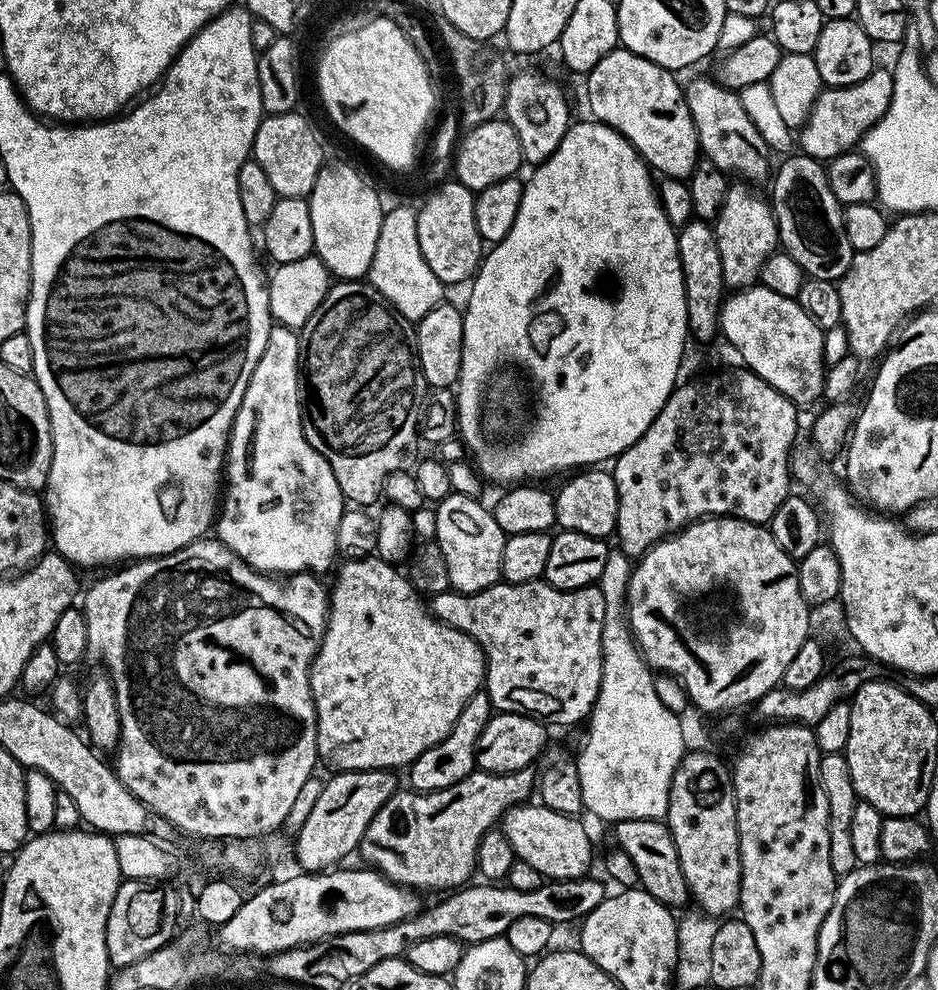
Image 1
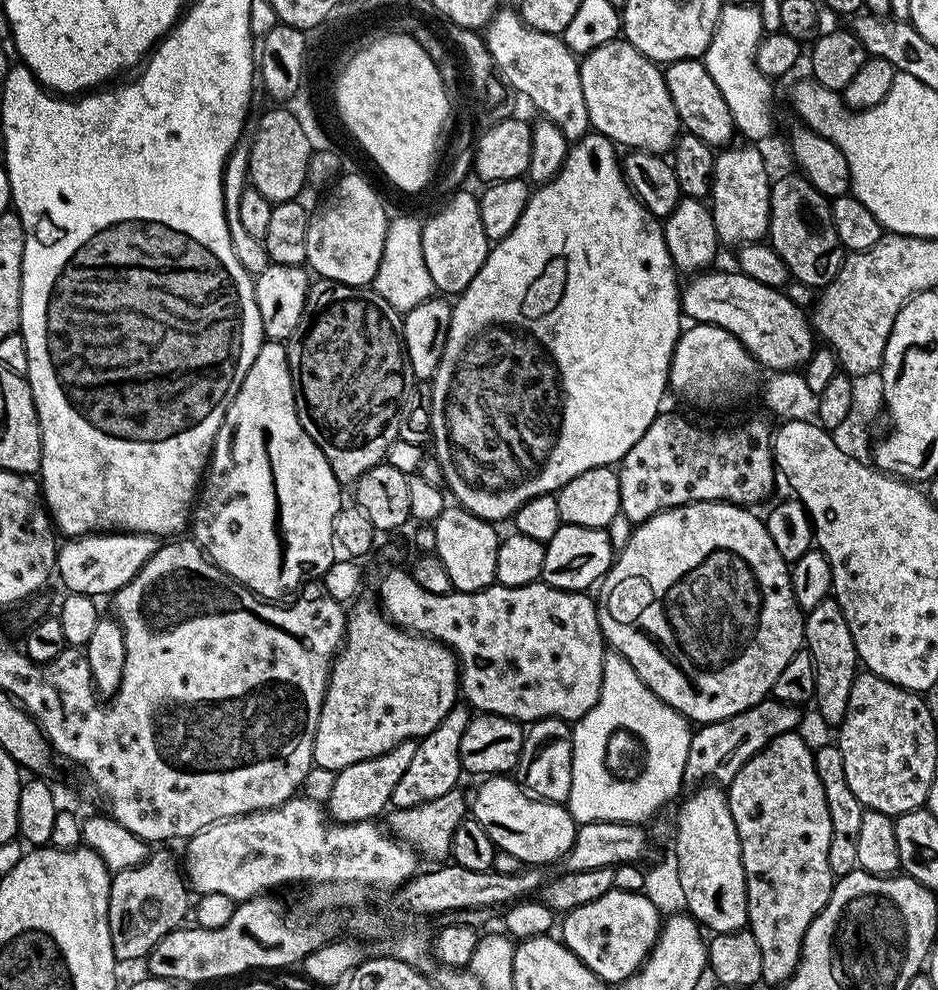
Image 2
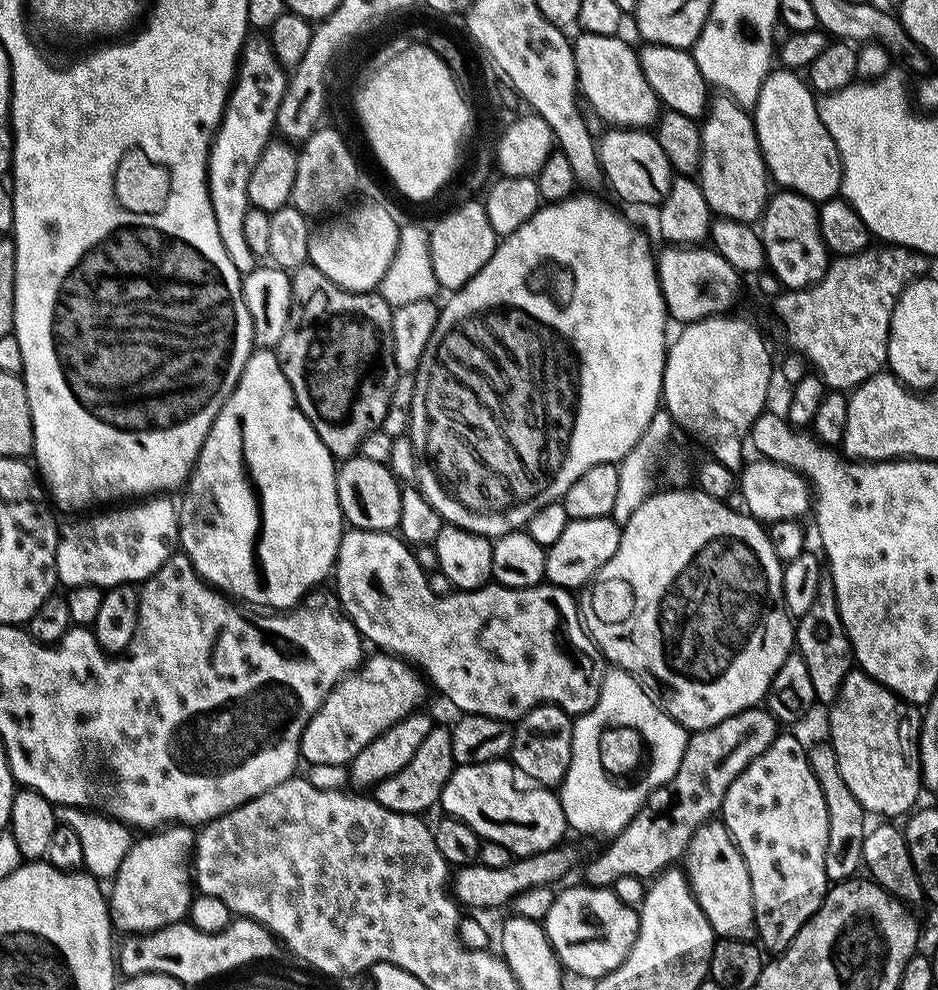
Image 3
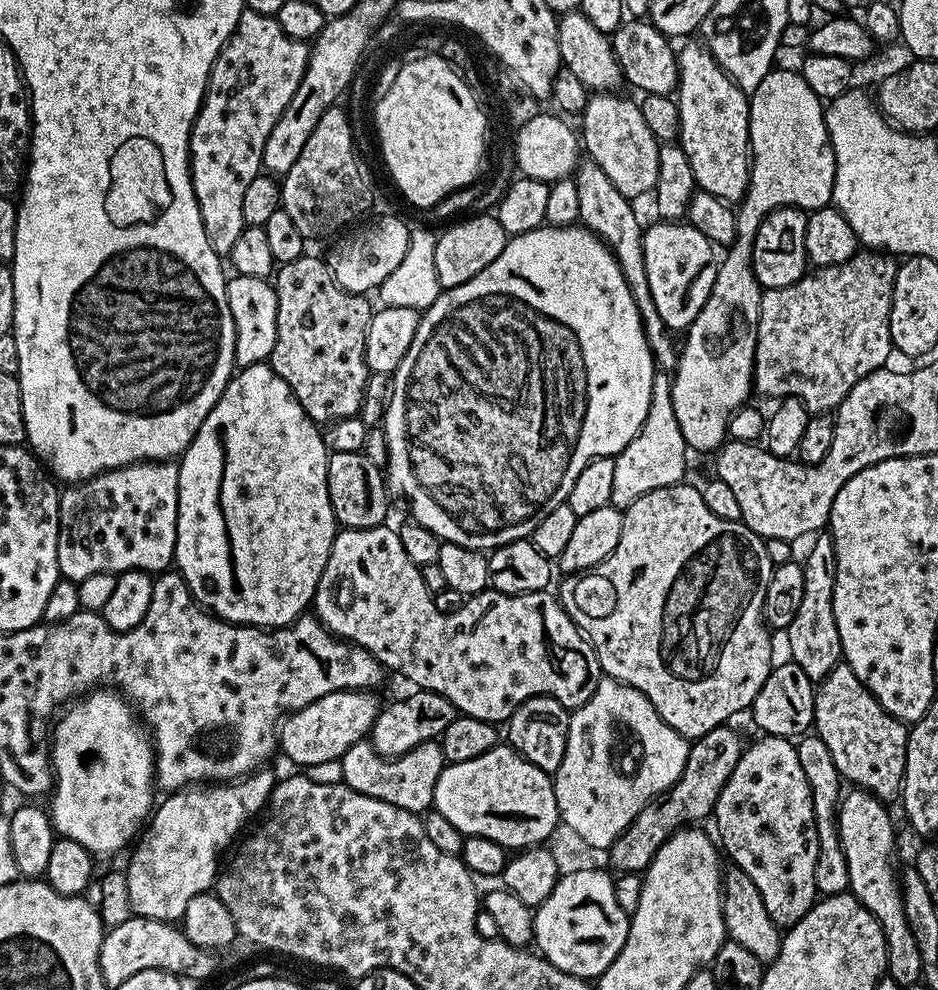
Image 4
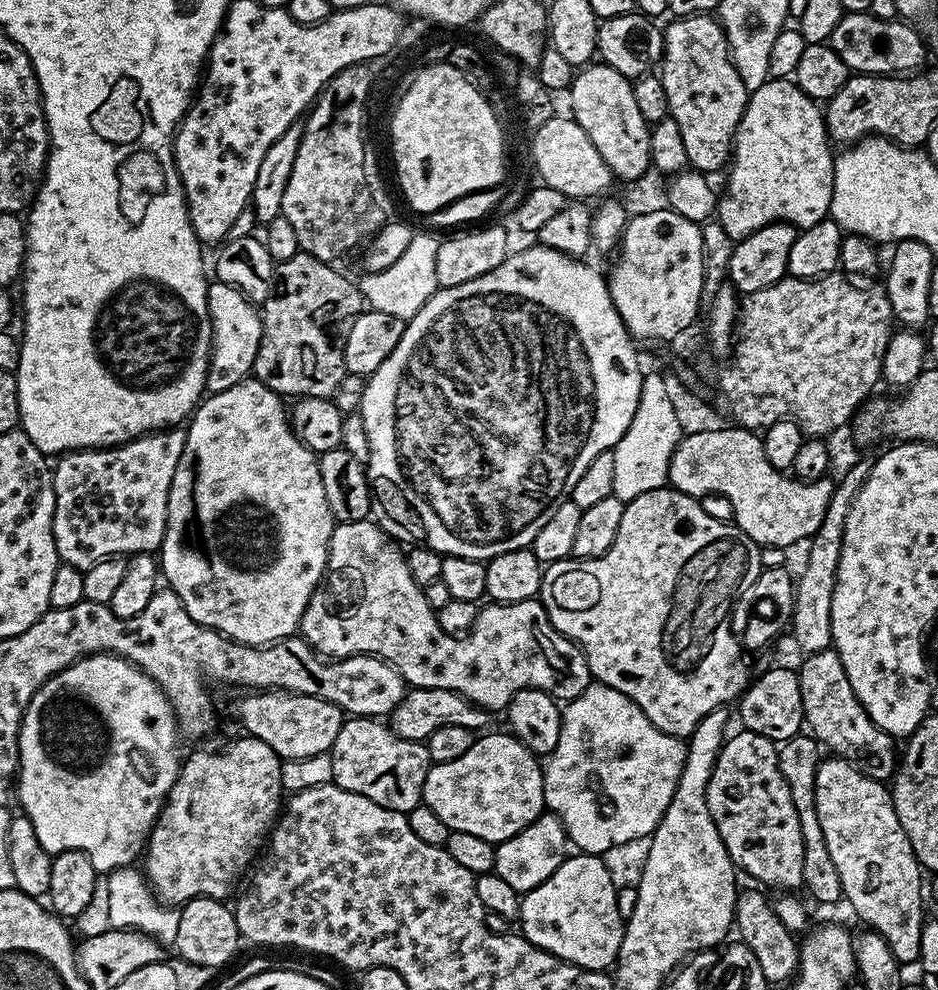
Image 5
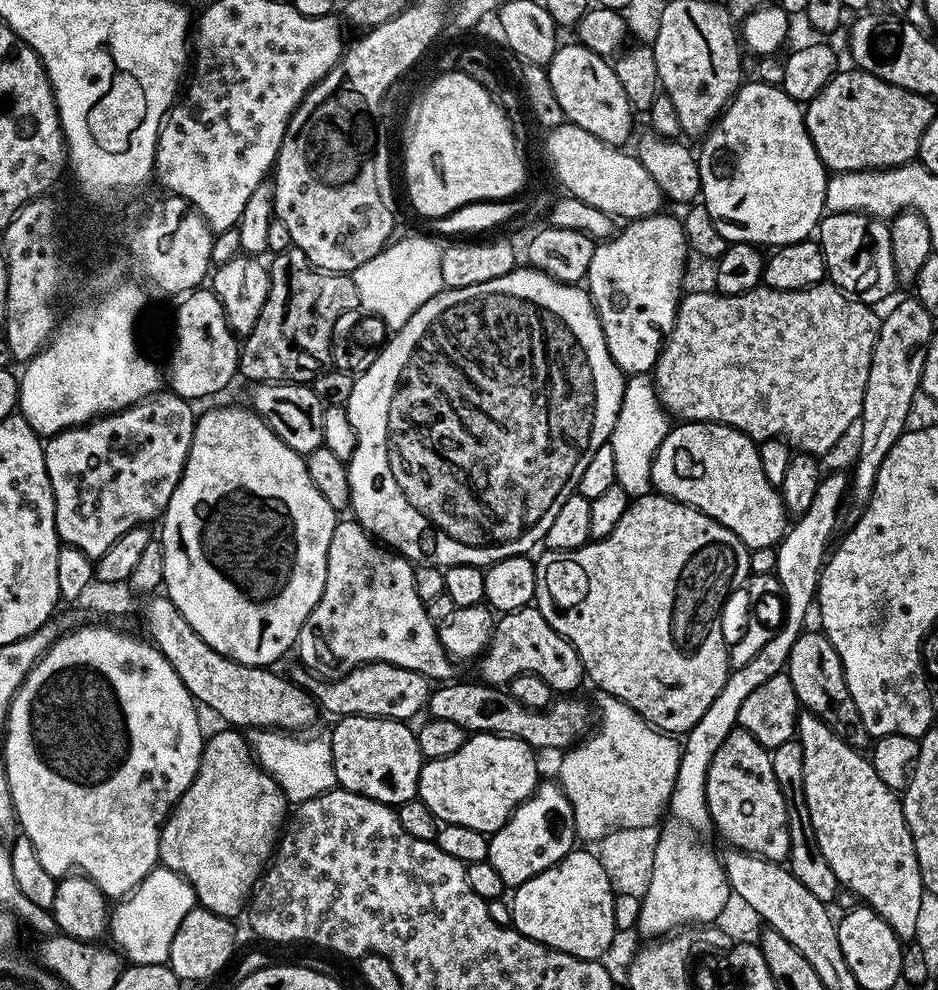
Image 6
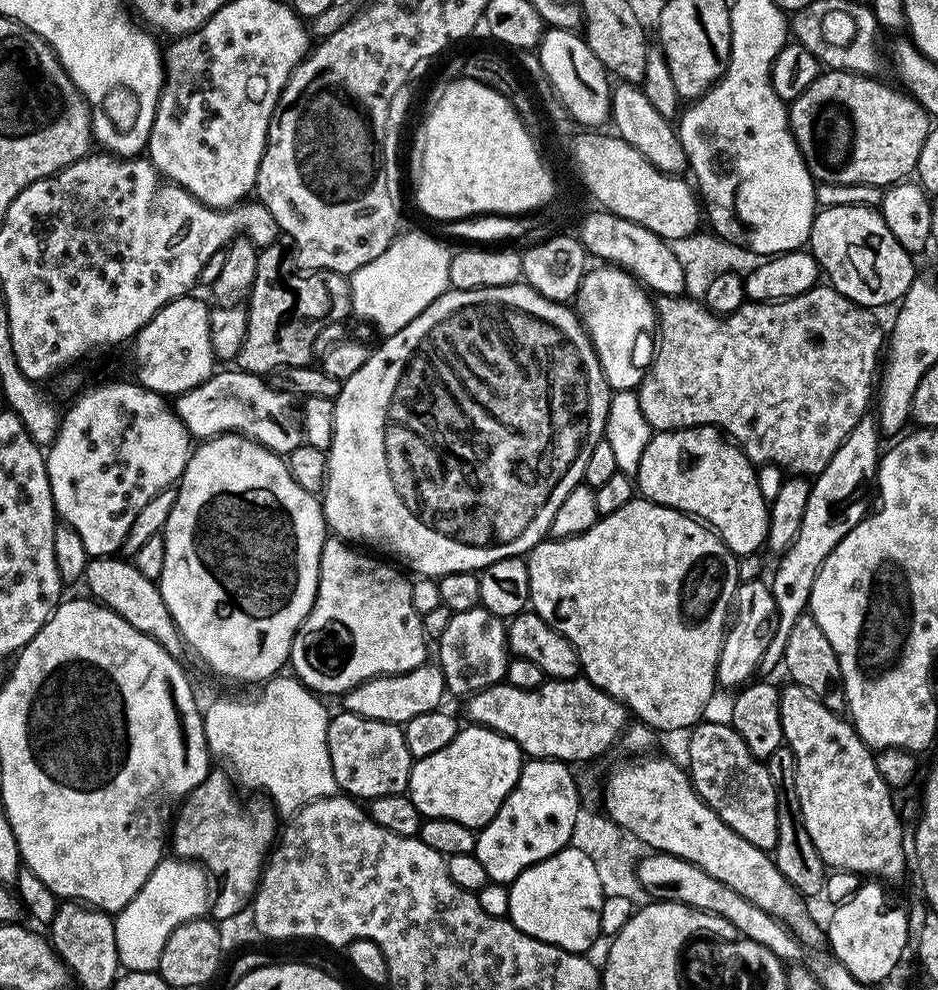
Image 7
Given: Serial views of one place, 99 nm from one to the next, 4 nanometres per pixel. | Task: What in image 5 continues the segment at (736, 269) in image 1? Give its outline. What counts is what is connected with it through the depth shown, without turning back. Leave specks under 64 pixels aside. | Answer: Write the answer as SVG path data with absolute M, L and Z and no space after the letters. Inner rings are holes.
M697 14L695 16L682 16L671 21L673 24L669 28L663 29L664 33L664 54L658 65L658 75L662 86L666 90L666 102L668 103L668 114L671 120L678 122L678 131L682 134L682 146L686 146L686 158L689 165L695 171L705 174L713 174L725 167L732 159L732 143L736 141L736 131L738 130L738 122L742 122L742 114L748 105L748 98L750 93L746 86L738 78L738 70L732 65L732 56L728 53L728 40L724 37L724 30L720 26L720 21L712 14Z

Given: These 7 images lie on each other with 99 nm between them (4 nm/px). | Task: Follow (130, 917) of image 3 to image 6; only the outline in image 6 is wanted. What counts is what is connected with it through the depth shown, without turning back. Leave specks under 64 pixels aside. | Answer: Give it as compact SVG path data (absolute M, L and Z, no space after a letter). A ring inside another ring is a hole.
M224 730L209 735L204 741L200 765L194 782L184 791L160 829L159 863L177 872L196 895L197 905L219 916L236 918L245 911L250 897L262 875L262 869L282 835L286 824L286 801L278 782L265 772L254 759L249 741L239 731Z

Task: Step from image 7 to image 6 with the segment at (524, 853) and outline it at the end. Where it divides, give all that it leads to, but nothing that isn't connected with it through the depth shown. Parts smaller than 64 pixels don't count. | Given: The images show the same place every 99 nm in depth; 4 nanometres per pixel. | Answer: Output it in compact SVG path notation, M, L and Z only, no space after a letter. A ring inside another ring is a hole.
M540 782L532 795L512 812L512 817L488 836L487 860L494 870L498 870L504 885L515 890L522 882L542 874L542 870L554 867L562 857L573 851L575 844L572 843L577 843L577 840L574 810L559 783Z

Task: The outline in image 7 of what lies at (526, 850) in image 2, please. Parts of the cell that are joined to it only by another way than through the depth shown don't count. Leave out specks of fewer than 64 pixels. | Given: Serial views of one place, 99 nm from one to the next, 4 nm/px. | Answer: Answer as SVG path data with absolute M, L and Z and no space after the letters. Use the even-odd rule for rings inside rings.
M464 726L450 746L413 763L406 795L418 806L421 817L450 818L462 822L462 826L479 830L498 814L502 802L510 790L514 790L521 763L520 748L508 736L489 728Z

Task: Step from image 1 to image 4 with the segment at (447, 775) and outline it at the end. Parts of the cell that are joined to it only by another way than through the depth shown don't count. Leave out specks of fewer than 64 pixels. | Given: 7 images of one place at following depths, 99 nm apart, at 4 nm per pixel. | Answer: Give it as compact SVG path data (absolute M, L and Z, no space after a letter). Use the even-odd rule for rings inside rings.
M367 739L350 746L339 762L342 766L342 782L347 788L417 814L423 814L433 807L434 786L438 786L438 774L442 774L446 763L442 746L436 740L422 742L414 746L414 750L389 759L379 756Z

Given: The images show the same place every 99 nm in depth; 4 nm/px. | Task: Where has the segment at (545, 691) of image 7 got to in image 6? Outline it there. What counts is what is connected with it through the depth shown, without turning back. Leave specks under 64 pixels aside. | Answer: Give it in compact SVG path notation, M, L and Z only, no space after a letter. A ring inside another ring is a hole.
M448 682L431 693L426 712L431 719L458 722L465 733L493 732L495 736L513 736L526 742L533 750L560 748L567 750L589 731L588 708L576 698L556 698L543 710L533 710L500 686L483 682L456 684Z

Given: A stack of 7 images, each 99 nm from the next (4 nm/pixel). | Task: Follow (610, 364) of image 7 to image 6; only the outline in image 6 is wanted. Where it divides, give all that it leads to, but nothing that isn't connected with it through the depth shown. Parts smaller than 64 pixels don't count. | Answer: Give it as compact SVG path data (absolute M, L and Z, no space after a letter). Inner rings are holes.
M664 215L644 216L641 220L625 223L621 232L619 229L611 238L597 243L592 249L586 291L600 316L610 354L625 374L648 374L655 369L664 341L672 333L682 299L684 268L690 253L688 236L674 217Z

